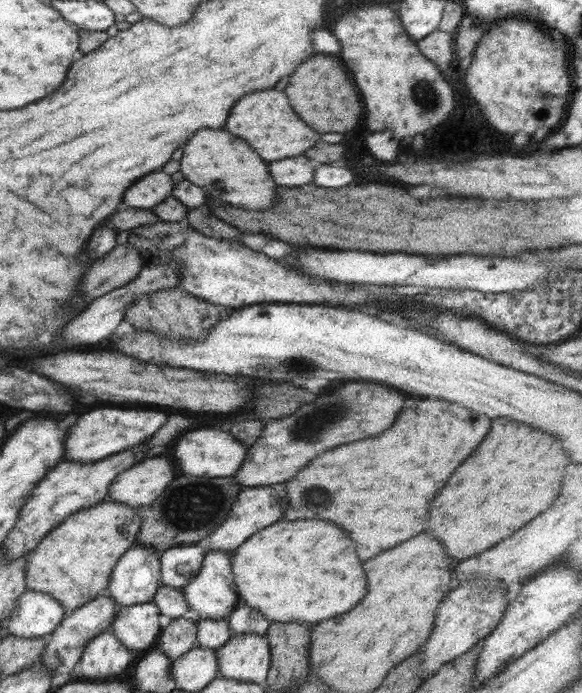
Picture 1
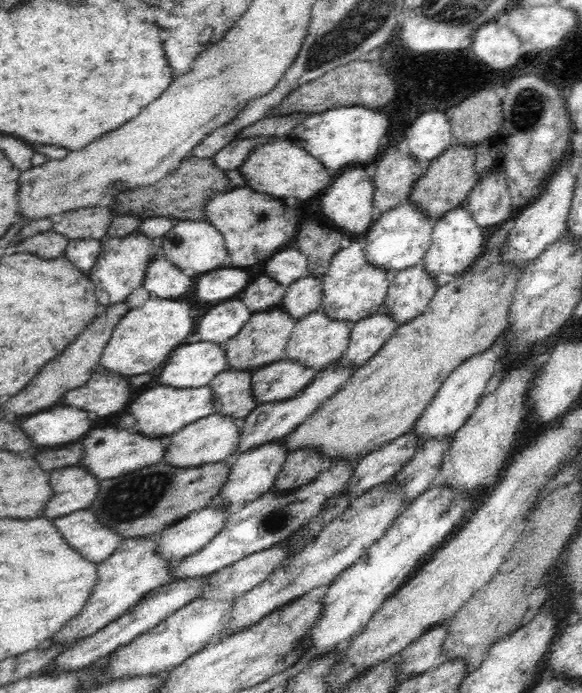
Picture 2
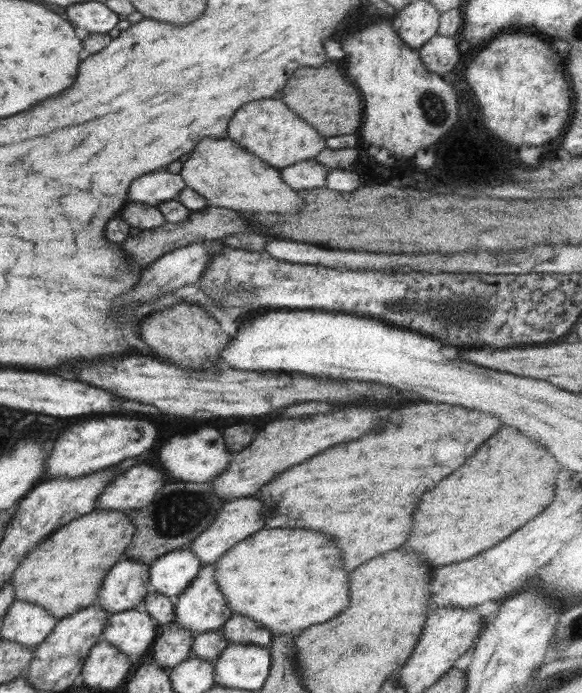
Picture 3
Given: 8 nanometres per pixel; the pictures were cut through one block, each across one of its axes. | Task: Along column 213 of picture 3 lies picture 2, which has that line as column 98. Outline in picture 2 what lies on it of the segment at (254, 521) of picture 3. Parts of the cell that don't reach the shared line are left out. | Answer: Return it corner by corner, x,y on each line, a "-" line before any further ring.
89,508
64,518
56,518
54,526
60,530
62,538
68,542
70,548
82,554
84,560
98,565
106,560
123,540
113,528
100,524

